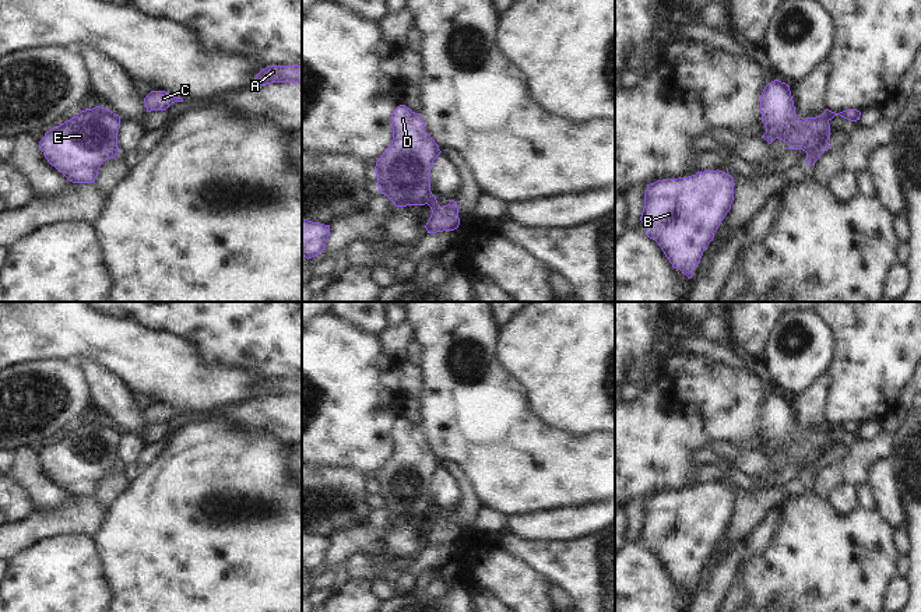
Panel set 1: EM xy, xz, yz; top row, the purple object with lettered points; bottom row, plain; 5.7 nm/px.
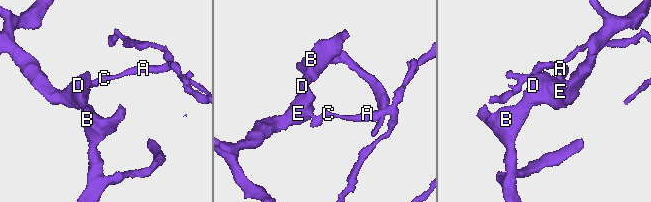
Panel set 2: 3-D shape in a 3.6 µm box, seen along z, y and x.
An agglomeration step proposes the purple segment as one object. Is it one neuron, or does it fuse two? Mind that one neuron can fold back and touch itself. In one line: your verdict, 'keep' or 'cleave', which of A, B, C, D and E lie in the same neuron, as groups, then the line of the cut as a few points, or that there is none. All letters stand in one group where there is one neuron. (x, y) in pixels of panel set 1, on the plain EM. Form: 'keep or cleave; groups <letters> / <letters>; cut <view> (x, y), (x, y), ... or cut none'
cleave; groups A C / B D E; cut xz (431, 506), (425, 516)

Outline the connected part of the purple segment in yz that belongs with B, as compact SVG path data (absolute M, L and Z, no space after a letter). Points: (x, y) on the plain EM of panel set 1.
M718 482L647 499L643 541L672 580L688 591L693 590L693 581L731 523L734 499L732 489Z

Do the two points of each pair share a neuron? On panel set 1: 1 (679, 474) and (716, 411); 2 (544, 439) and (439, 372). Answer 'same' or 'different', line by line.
1: same
2: same

